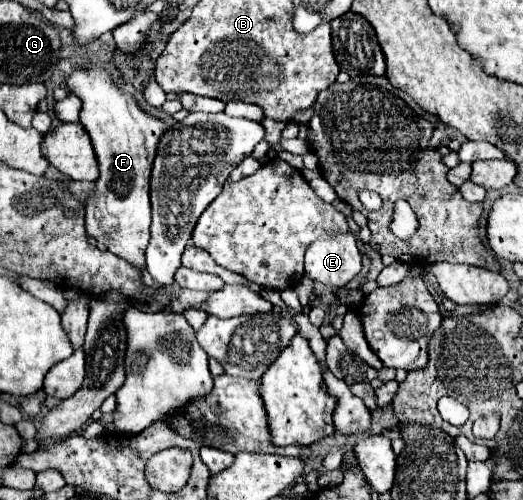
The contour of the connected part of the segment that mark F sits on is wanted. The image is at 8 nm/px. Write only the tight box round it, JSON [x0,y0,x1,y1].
[68,61,166,271]

